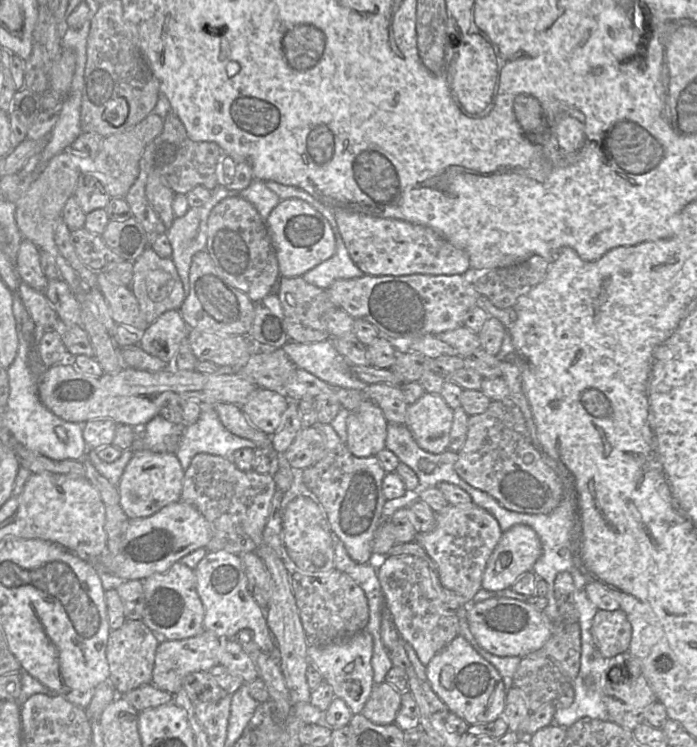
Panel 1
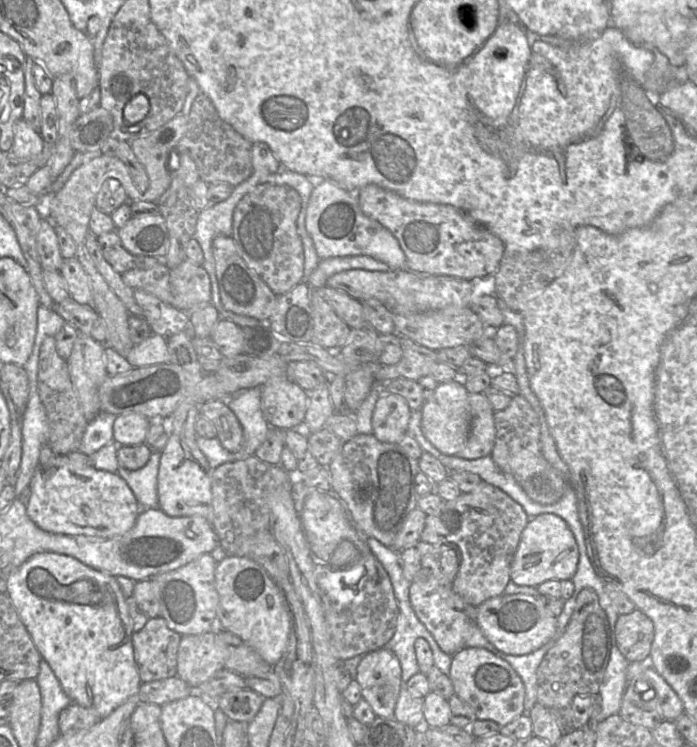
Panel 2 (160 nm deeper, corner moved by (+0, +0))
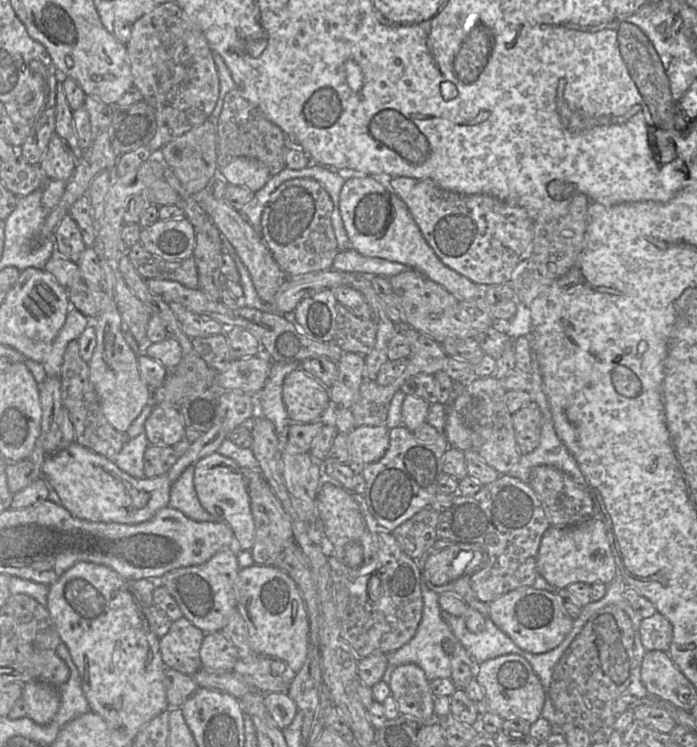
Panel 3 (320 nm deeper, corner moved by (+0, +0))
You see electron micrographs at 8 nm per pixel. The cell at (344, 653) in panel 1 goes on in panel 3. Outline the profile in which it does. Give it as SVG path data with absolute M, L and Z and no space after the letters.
M404 664L395 667L389 667L386 671L383 681L388 683L391 697L397 704L400 716L408 716L414 719L431 722L436 719L434 713L435 696L431 693L429 680L424 671L414 664Z

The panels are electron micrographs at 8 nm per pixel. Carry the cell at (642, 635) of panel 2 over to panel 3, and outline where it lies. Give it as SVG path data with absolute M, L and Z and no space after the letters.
M660 613L644 618L639 628L640 638L647 651L659 650L668 653L673 627L670 621Z

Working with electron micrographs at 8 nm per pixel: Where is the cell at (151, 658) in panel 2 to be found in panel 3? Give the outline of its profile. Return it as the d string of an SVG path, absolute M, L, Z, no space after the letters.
M184 617L173 621L167 634L159 638L165 667L193 676L201 668L200 647L205 634Z

